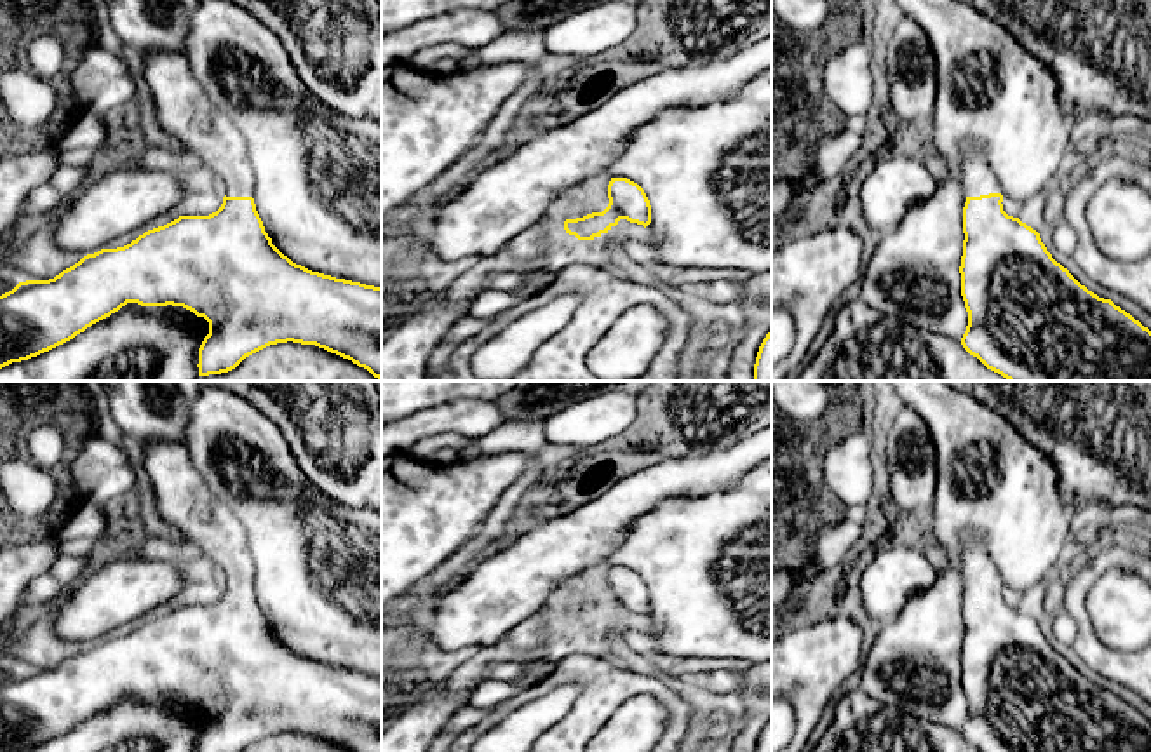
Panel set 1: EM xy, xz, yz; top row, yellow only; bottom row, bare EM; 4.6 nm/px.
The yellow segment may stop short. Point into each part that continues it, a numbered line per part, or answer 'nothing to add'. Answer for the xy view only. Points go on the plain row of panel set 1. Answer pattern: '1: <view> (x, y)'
1: xy (183, 500)

